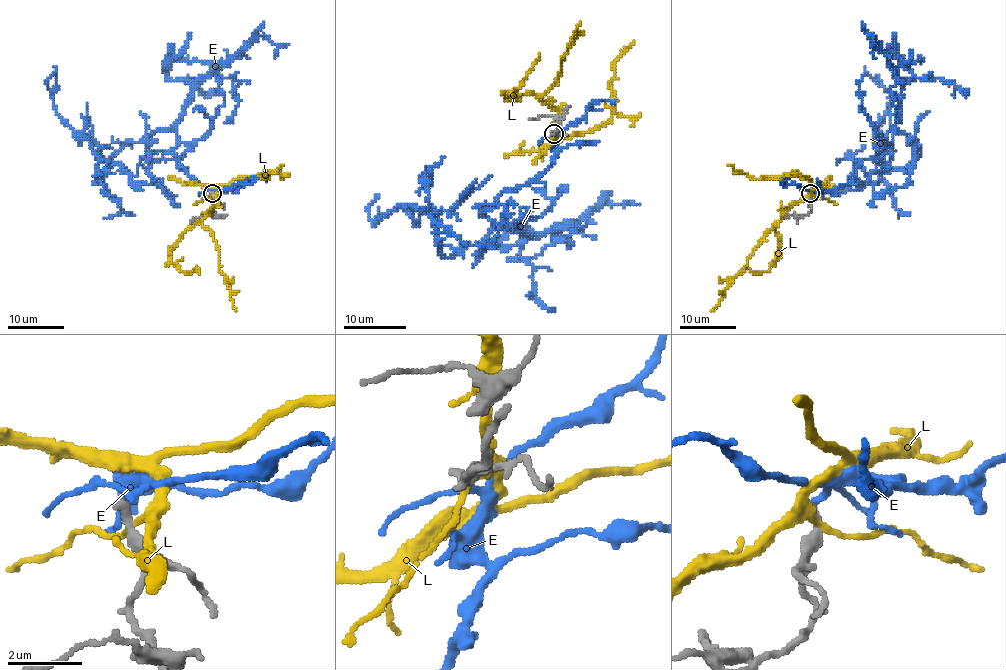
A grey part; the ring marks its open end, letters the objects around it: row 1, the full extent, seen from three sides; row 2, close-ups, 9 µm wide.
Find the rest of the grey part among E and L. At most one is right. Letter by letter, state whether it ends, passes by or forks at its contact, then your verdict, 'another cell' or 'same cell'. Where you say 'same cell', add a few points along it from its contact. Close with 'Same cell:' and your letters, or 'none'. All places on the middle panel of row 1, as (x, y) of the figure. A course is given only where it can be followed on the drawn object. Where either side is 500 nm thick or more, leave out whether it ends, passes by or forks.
E: it forks | same cell | via (553, 134), (555, 161), (484, 211), (516, 225), (451, 255), (434, 214), (398, 206), (374, 225), (376, 194)
L: it forks | another cell
Same cell: E

